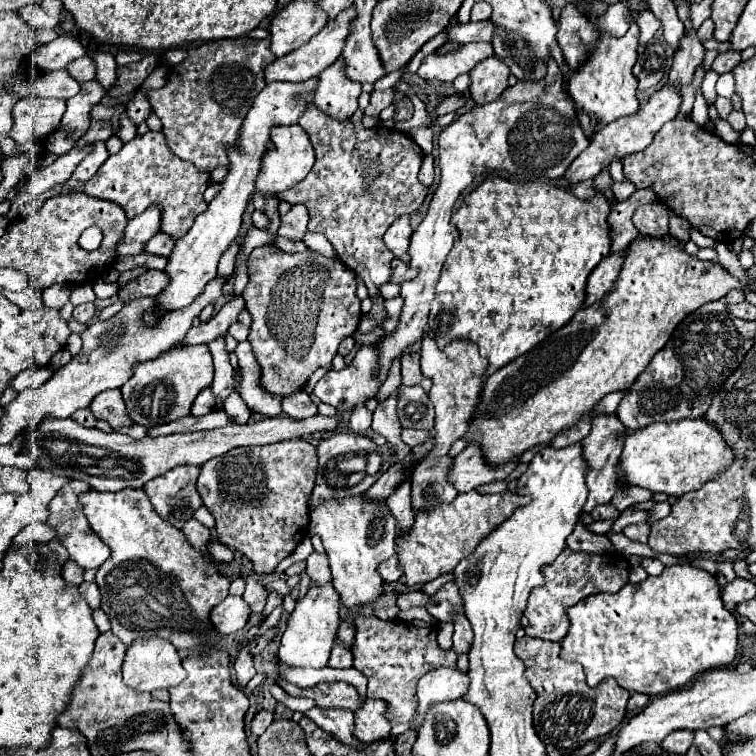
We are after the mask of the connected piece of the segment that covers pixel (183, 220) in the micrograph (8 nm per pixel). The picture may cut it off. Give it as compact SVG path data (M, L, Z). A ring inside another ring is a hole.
M148 131L146 135L136 135L132 141L124 143L116 155L108 157L96 177L86 183L84 193L120 205L128 219L156 205L162 211L160 233L168 233L172 239L178 239L190 229L194 217L208 209L208 203L202 197L206 191L206 179L210 179L210 173L200 171L170 153L162 131Z

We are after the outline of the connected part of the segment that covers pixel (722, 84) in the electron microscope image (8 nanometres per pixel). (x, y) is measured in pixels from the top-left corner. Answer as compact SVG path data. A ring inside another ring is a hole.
M732 73L720 75L720 79L716 83L716 91L718 91L720 97L732 97L732 93L734 93L734 77L732 77Z

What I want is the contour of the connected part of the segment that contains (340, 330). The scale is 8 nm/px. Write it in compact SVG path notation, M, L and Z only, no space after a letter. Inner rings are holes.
M272 245L256 247L248 257L250 281L242 291L246 309L252 315L252 327L248 341L262 367L260 383L266 391L286 397L298 389L304 389L306 381L318 367L330 369L332 357L344 337L352 335L360 323L360 299L356 297L356 277L338 259L328 259L318 251L284 253Z

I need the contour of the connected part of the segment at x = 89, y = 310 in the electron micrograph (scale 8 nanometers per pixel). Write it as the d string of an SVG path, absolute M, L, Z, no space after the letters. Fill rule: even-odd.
M82 303L78 307L74 307L74 319L80 321L80 323L90 323L92 317L94 317L96 309L94 309L94 303Z

